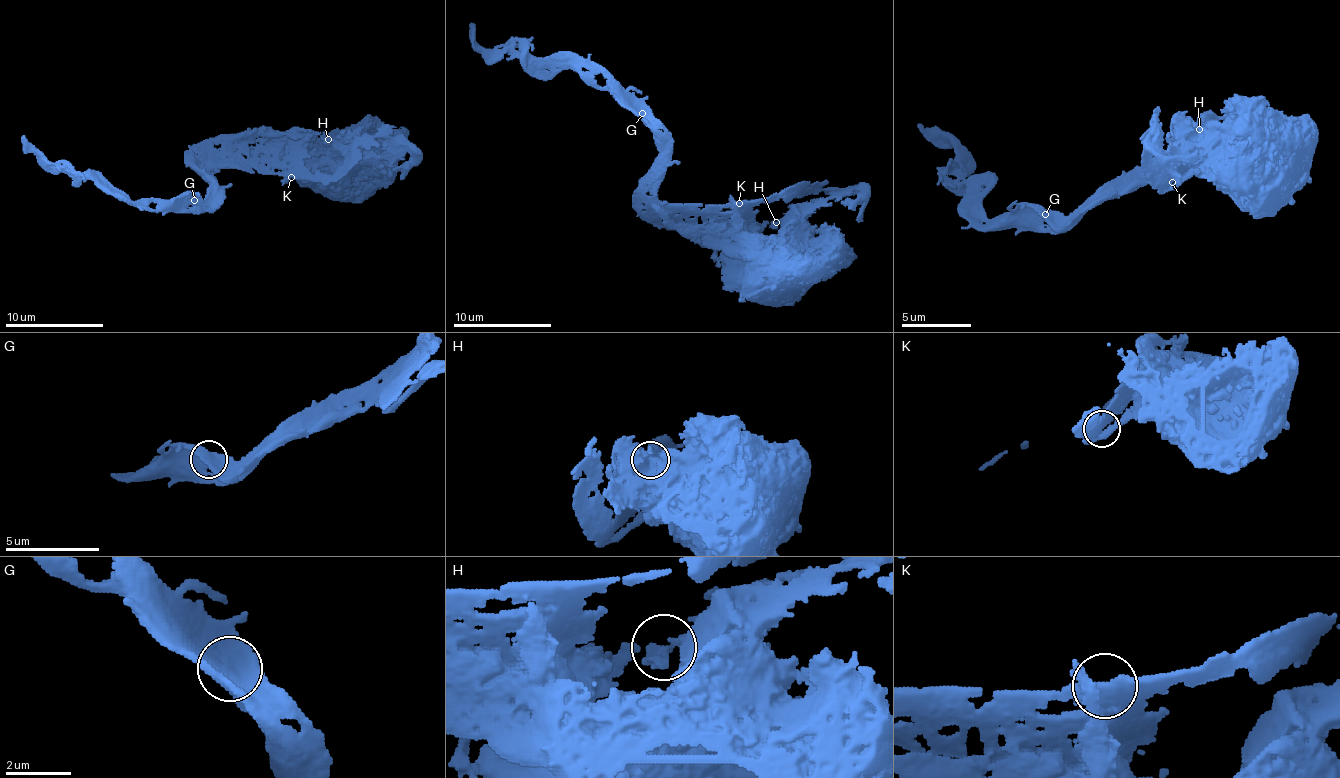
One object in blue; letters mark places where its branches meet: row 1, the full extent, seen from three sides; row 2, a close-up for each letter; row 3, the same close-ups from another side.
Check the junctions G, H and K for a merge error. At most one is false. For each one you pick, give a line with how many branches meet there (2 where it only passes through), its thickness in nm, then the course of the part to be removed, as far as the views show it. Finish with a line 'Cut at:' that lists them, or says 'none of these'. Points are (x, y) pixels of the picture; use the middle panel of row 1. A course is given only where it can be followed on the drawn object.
Cut at: none of these

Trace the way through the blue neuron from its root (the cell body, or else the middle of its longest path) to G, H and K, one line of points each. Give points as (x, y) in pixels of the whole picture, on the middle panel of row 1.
G: (781, 272), (781, 279), (771, 282), (707, 218), (673, 213), (658, 198), (658, 139), (643, 114)
H: (781, 272), (781, 220), (776, 223)
K: (781, 272), (781, 279), (774, 279), (764, 267), (764, 255), (739, 230), (739, 203)

